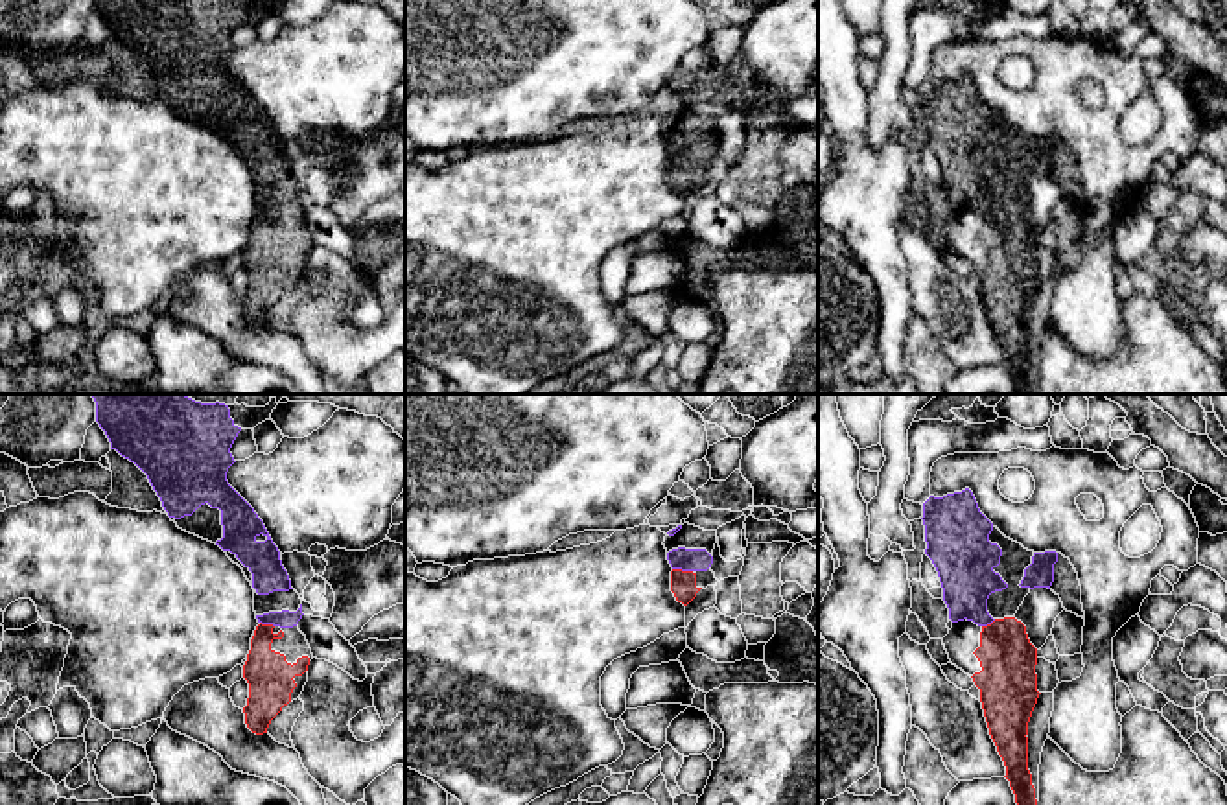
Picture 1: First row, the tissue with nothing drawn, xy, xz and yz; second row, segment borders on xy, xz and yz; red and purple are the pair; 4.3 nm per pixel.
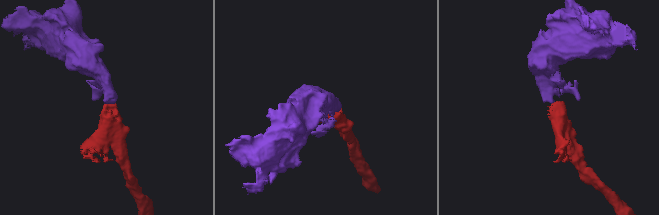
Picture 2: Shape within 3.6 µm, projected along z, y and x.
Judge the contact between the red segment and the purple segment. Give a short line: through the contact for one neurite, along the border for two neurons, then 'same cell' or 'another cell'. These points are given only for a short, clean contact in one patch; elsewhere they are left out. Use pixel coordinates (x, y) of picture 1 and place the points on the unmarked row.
line xz (682, 170), (680, 157), (682, 146); same cell

